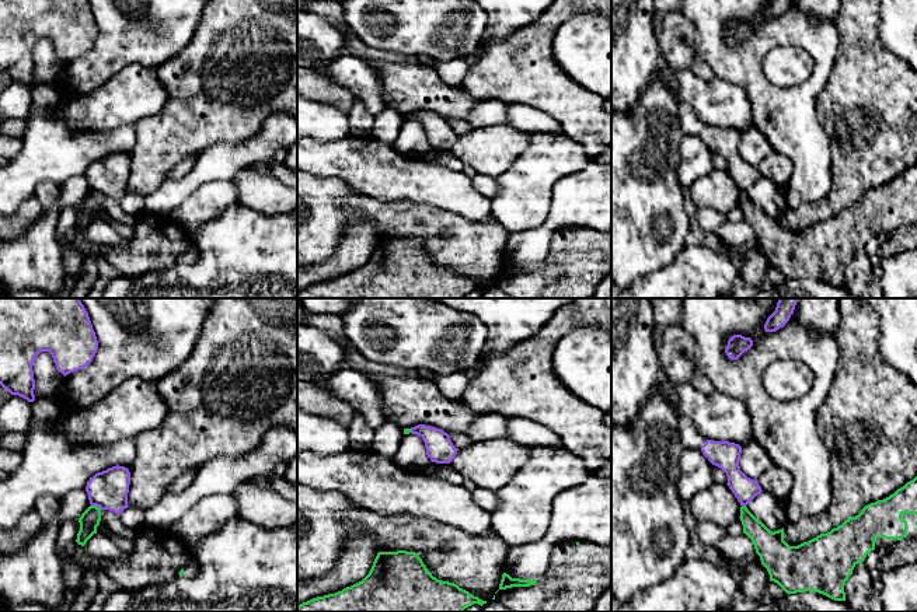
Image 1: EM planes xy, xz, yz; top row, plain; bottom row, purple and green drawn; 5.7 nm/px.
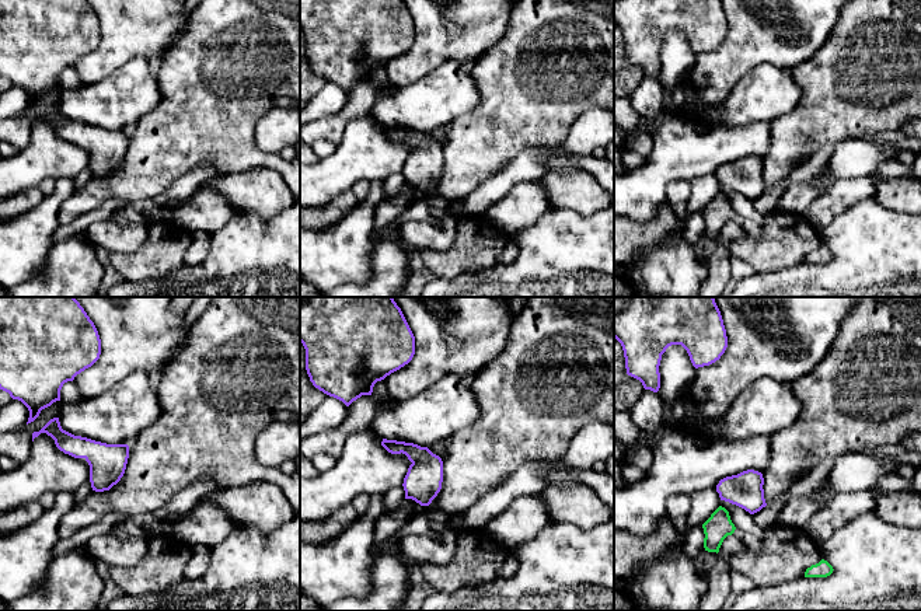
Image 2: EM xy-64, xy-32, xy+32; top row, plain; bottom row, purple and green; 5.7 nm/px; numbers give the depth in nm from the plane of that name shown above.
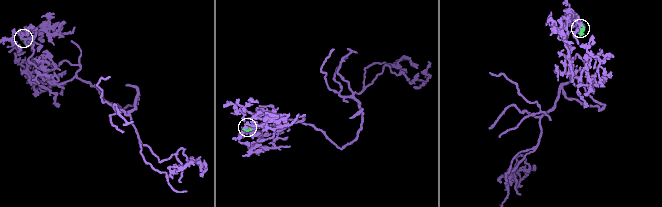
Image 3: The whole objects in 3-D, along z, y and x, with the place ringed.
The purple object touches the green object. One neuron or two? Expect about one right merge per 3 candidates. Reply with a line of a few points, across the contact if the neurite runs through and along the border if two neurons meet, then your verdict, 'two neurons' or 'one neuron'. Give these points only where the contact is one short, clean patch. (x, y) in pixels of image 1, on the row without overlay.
line xy (91, 191), (101, 195); two neurons

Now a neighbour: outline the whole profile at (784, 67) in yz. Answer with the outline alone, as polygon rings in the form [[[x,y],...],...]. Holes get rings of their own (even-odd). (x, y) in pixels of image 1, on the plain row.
[[[773,48],[763,60],[763,71],[768,83],[777,88],[802,84],[812,69],[813,59],[799,48]]]

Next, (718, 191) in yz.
[[[721,169],[695,179],[690,186],[690,195],[698,207],[709,207],[725,216],[740,203],[740,193],[729,172]]]

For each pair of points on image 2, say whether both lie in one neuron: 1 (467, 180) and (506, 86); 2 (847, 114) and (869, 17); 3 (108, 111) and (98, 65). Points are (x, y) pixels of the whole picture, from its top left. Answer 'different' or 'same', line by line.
1: same
2: same
3: different

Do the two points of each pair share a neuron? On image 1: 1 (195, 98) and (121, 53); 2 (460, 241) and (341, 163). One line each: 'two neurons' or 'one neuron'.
1: two neurons
2: two neurons

